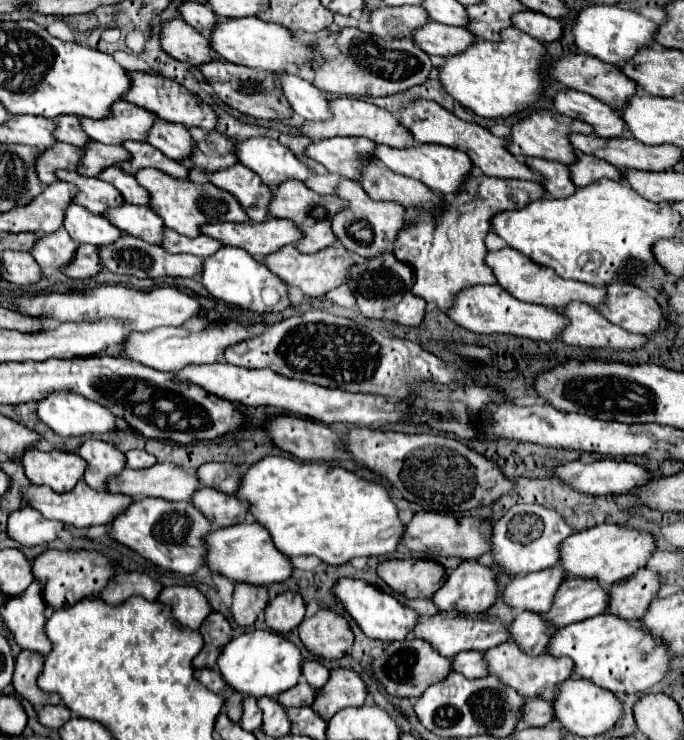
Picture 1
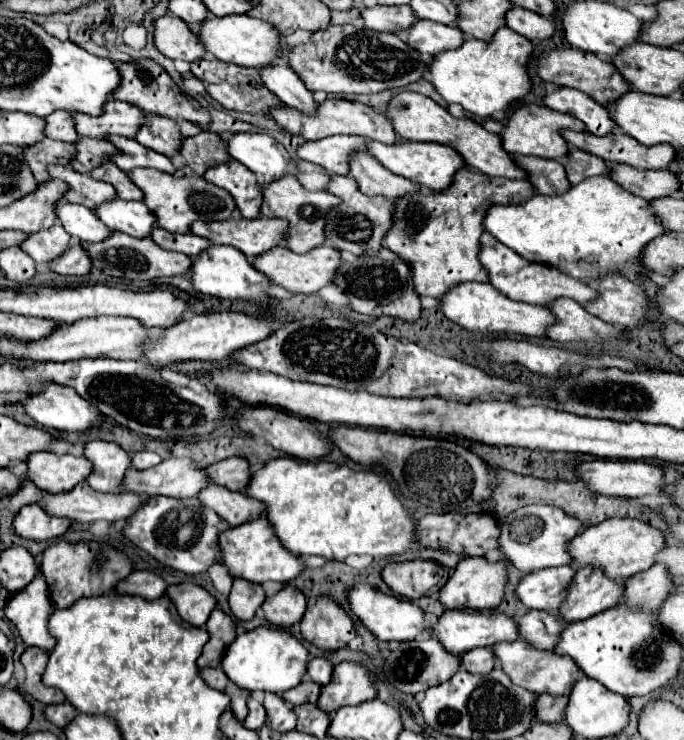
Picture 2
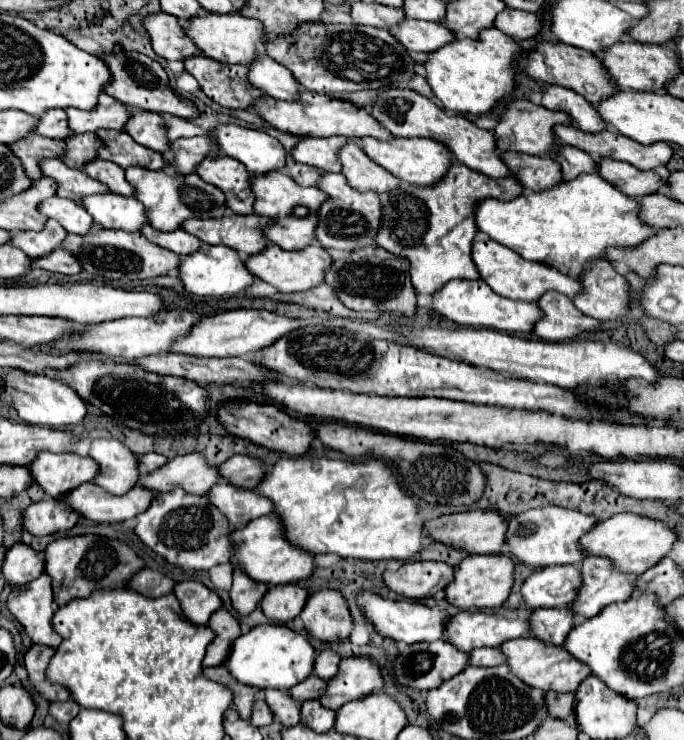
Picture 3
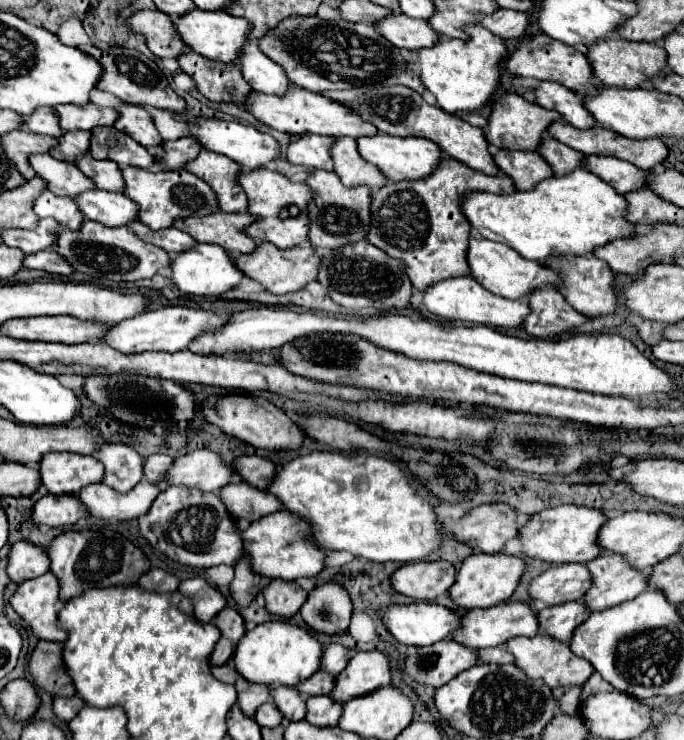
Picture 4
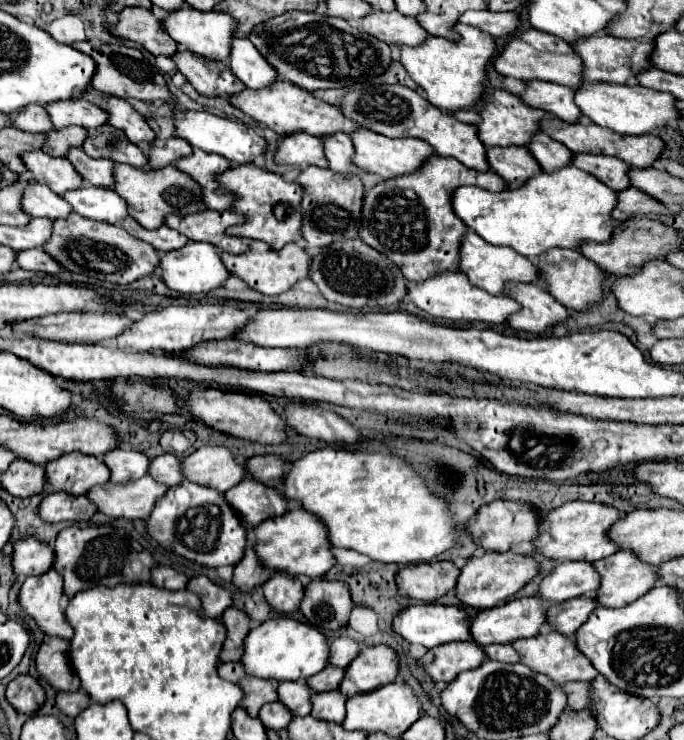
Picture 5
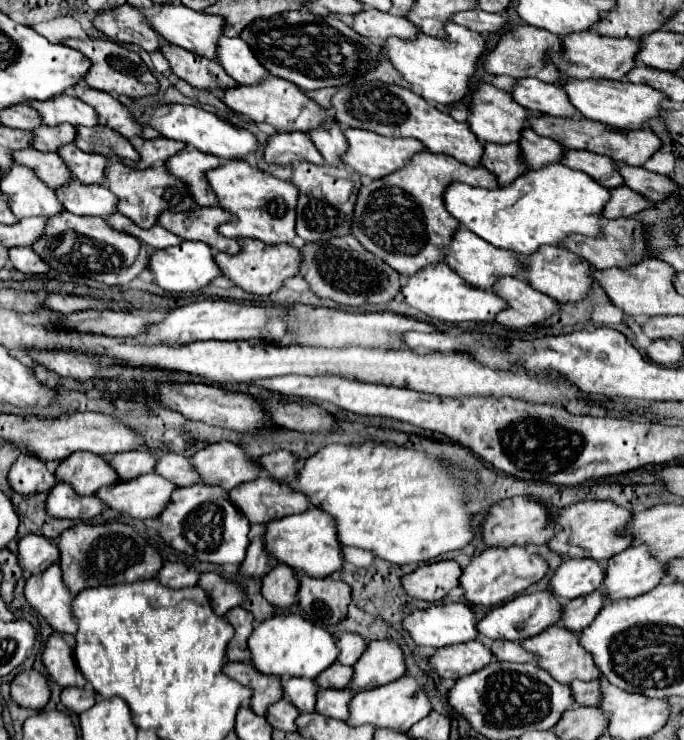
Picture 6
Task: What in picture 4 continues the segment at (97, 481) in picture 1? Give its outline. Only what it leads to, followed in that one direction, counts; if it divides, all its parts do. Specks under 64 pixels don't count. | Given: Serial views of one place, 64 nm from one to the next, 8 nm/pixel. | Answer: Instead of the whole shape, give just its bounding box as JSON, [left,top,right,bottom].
[96,442,144,492]

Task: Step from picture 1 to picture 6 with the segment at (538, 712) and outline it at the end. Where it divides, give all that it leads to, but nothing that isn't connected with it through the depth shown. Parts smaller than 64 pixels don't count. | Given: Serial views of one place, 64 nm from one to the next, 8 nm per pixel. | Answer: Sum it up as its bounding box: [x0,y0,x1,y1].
[570,680,600,706]

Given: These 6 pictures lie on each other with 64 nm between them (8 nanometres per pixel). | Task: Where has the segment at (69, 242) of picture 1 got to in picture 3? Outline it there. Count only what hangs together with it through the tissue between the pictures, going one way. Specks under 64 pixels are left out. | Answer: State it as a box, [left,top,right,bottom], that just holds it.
[10,220,68,258]

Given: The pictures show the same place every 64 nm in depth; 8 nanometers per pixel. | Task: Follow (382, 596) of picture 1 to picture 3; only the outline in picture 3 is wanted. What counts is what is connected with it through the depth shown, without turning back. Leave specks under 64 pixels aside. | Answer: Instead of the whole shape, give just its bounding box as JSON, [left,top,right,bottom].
[358,592,448,644]

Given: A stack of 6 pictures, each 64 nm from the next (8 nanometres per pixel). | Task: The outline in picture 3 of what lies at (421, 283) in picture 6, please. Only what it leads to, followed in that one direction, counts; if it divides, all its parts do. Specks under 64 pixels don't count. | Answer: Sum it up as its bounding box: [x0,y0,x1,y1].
[432,280,540,332]

